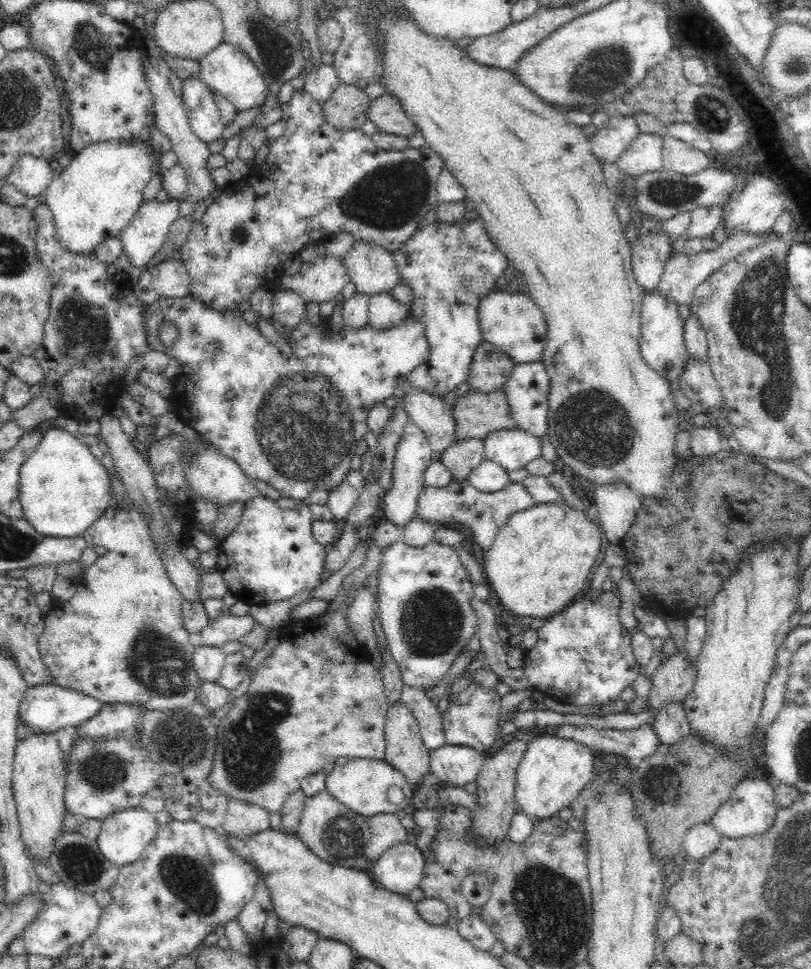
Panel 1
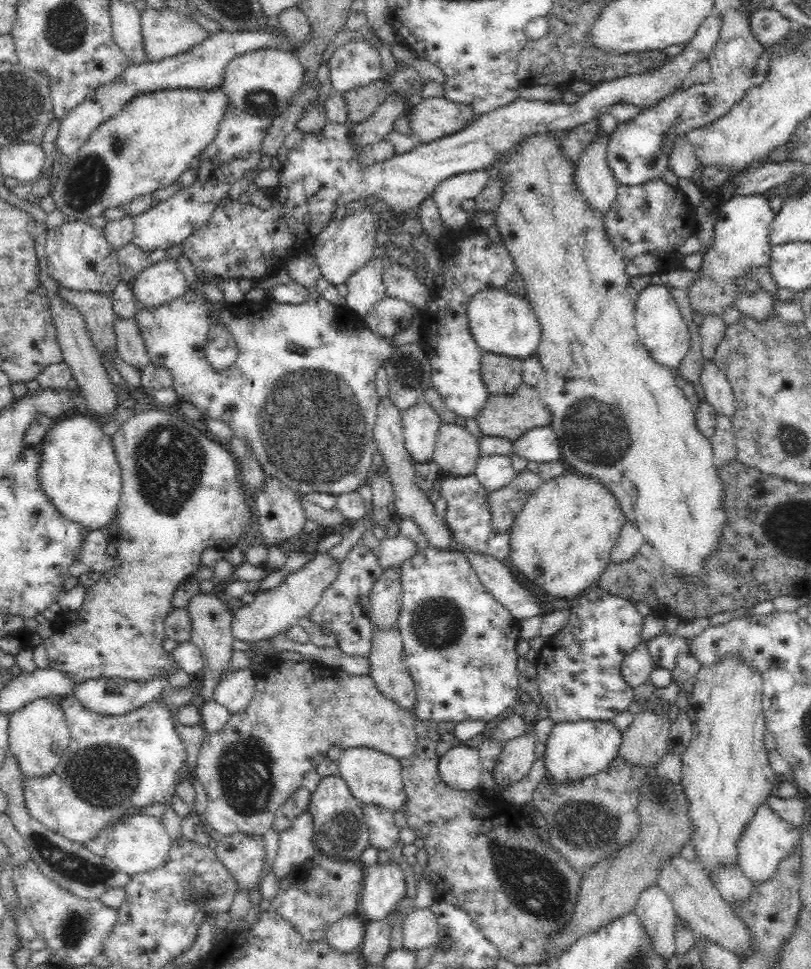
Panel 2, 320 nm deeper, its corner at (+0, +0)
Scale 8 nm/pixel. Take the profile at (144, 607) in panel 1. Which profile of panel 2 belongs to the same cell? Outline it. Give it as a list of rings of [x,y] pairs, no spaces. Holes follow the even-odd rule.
[[[150,408],[150,410],[142,410],[137,412],[131,418],[128,418],[122,426],[111,436],[112,444],[115,450],[116,460],[119,462],[121,468],[122,490],[119,505],[117,508],[117,514],[115,520],[117,520],[117,526],[106,526],[105,530],[108,535],[110,543],[116,544],[118,547],[117,560],[120,561],[120,566],[112,572],[106,572],[103,574],[102,580],[94,583],[94,585],[86,592],[84,606],[84,616],[76,614],[78,618],[76,620],[66,620],[62,622],[58,628],[54,628],[54,634],[48,638],[44,643],[44,647],[47,650],[47,658],[49,660],[49,667],[61,670],[65,674],[69,674],[69,677],[74,682],[86,682],[90,679],[96,678],[129,678],[130,680],[146,680],[146,678],[152,678],[156,674],[165,674],[170,676],[174,670],[176,670],[176,661],[172,659],[172,655],[162,648],[162,642],[167,638],[165,634],[164,618],[168,615],[173,608],[171,608],[171,600],[179,586],[184,580],[187,580],[194,575],[203,565],[200,556],[204,552],[205,548],[215,547],[223,550],[238,546],[246,549],[246,546],[251,543],[258,542],[256,523],[252,519],[252,512],[248,507],[248,493],[241,485],[239,479],[239,464],[233,454],[222,447],[218,442],[210,439],[206,434],[203,434],[200,430],[196,429],[194,425],[190,425],[186,422],[186,418],[183,416],[175,416],[163,410],[156,410]]]

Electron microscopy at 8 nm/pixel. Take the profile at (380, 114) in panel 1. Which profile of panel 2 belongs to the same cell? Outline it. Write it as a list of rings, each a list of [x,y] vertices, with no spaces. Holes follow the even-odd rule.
[[[443,97],[422,99],[418,106],[407,109],[405,115],[414,139],[421,143],[456,134],[478,117],[468,104],[456,103]]]

